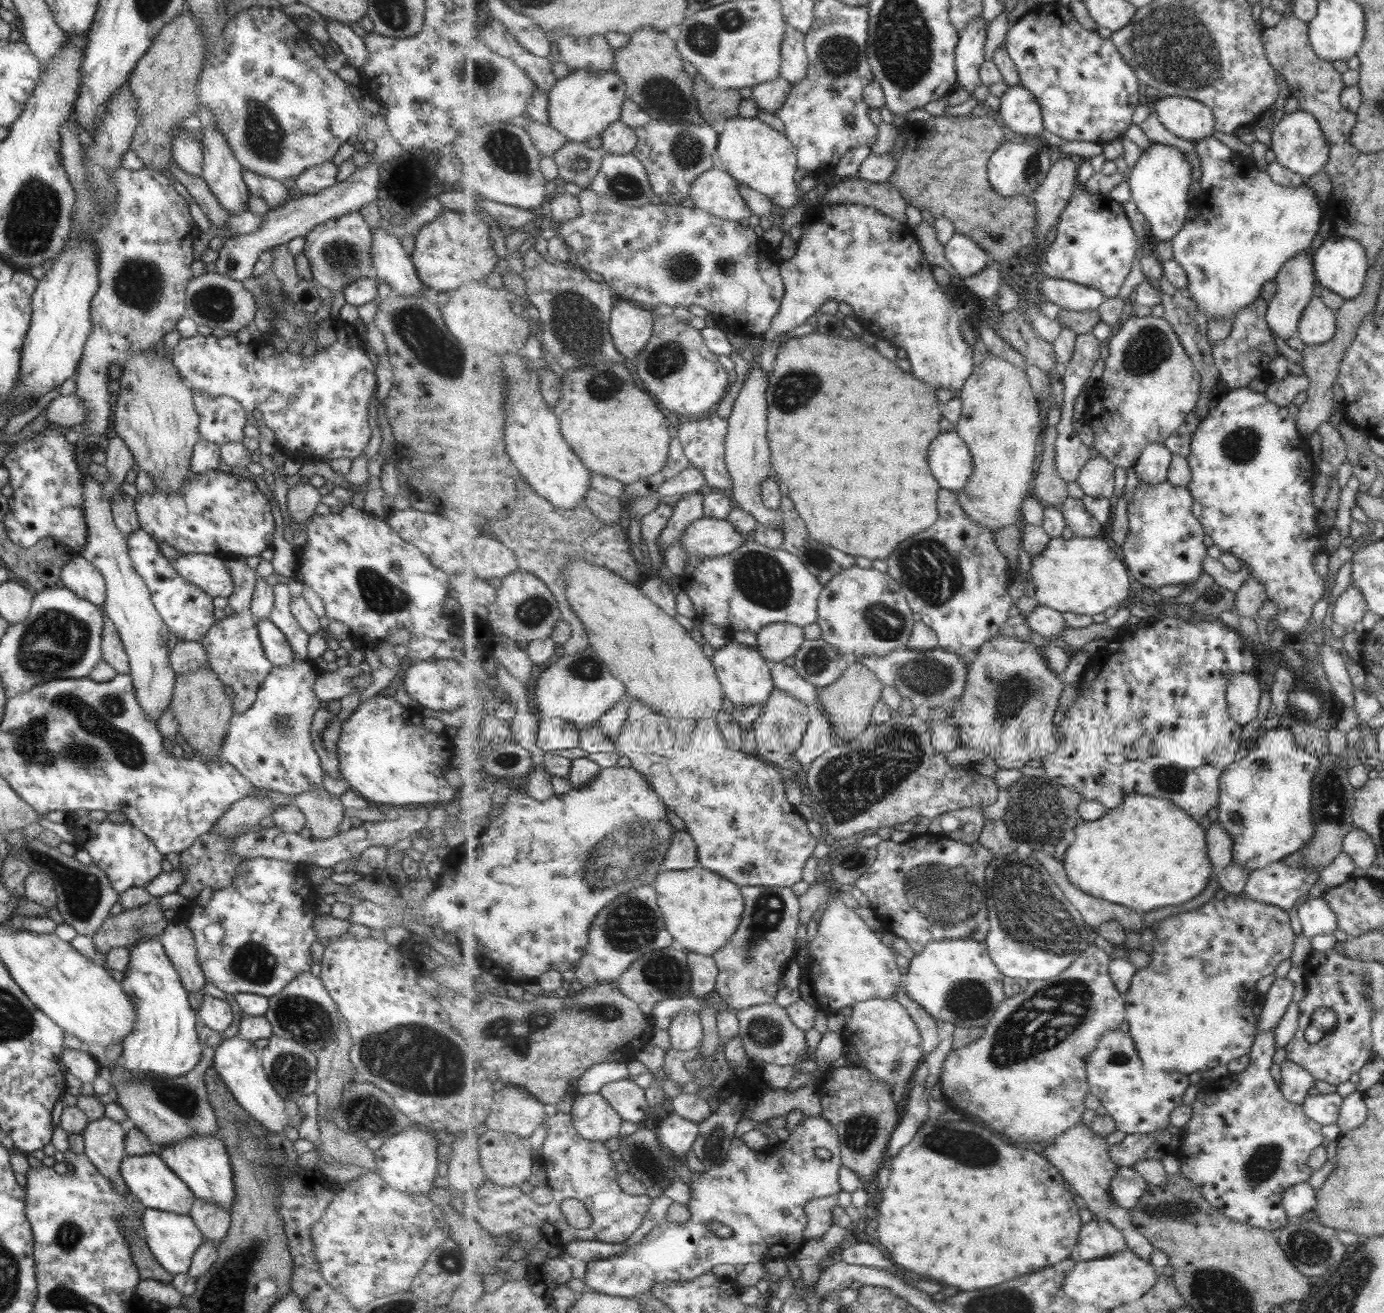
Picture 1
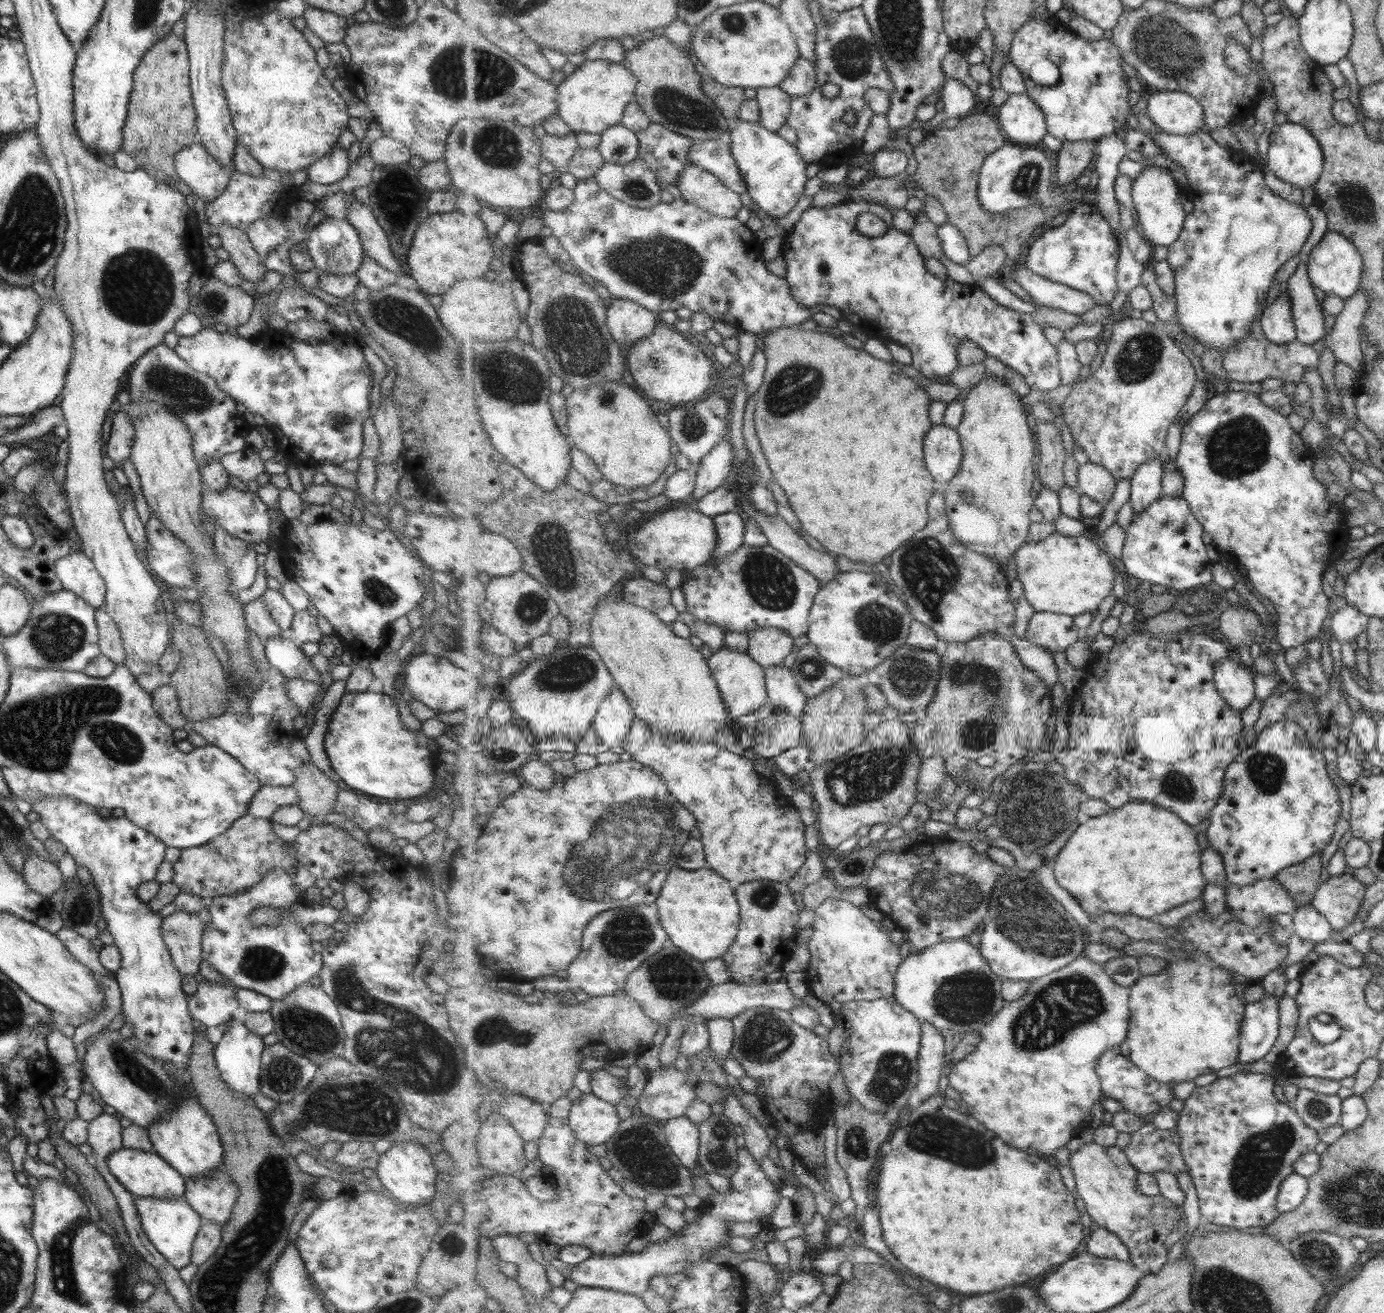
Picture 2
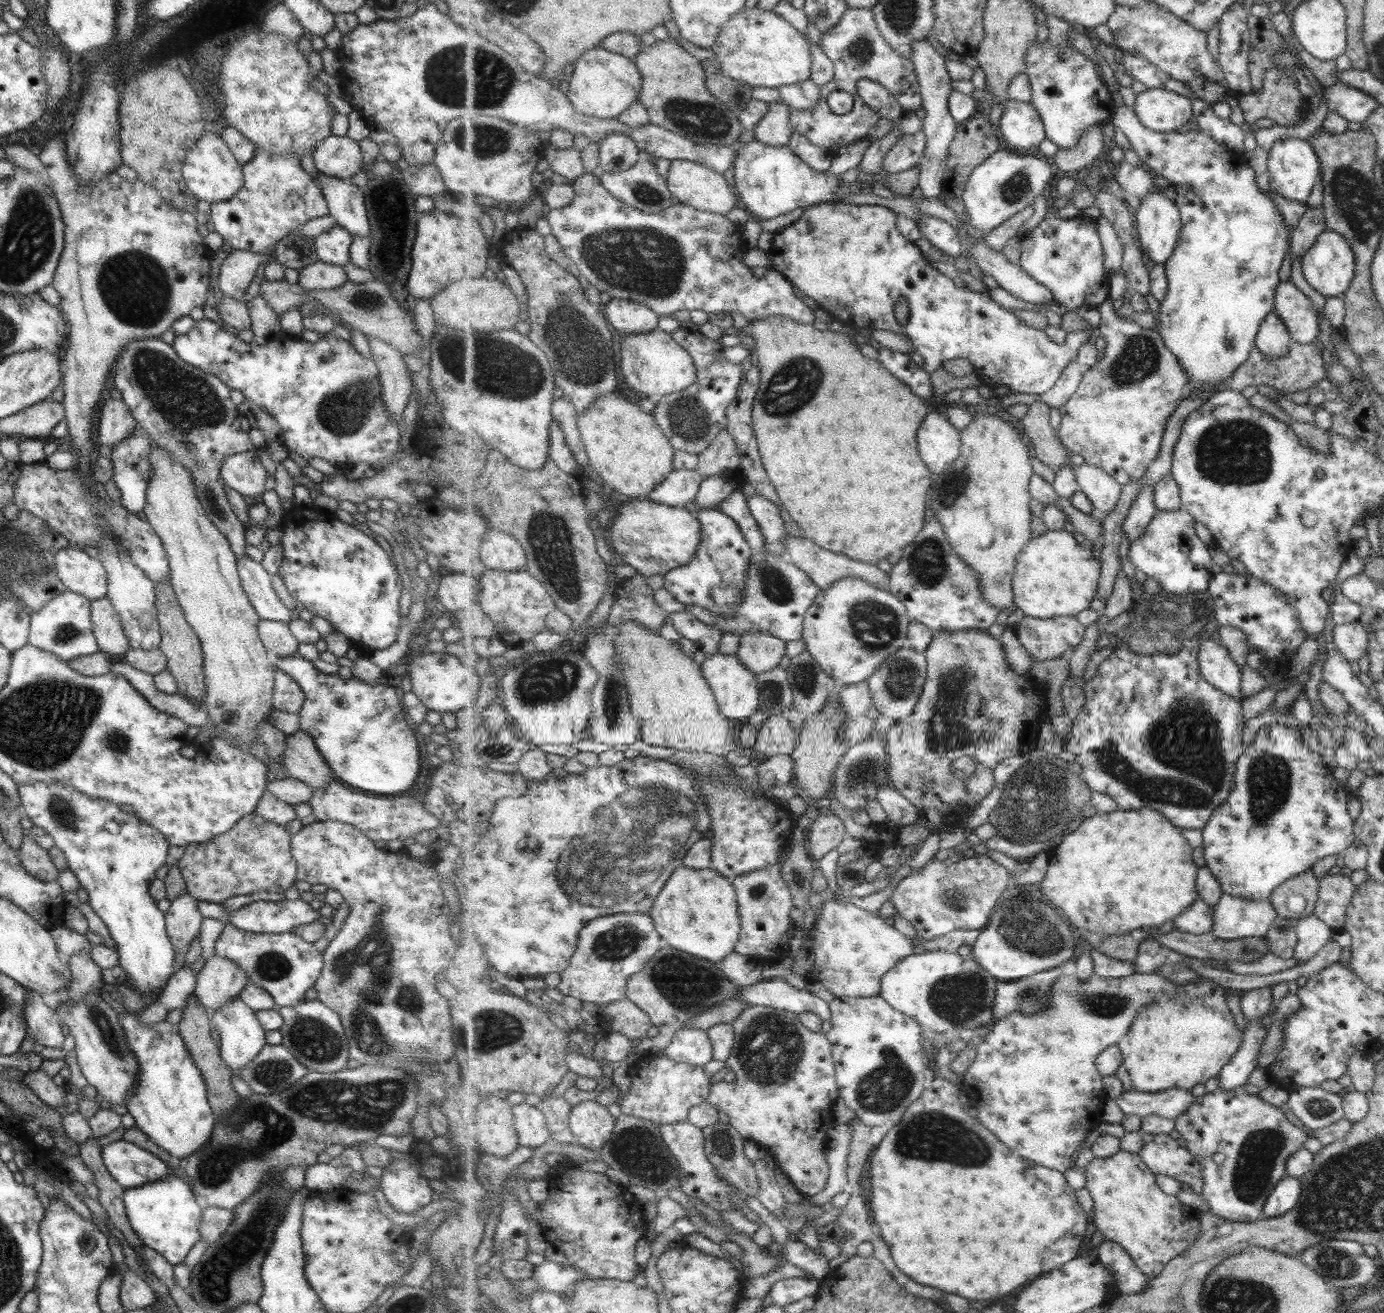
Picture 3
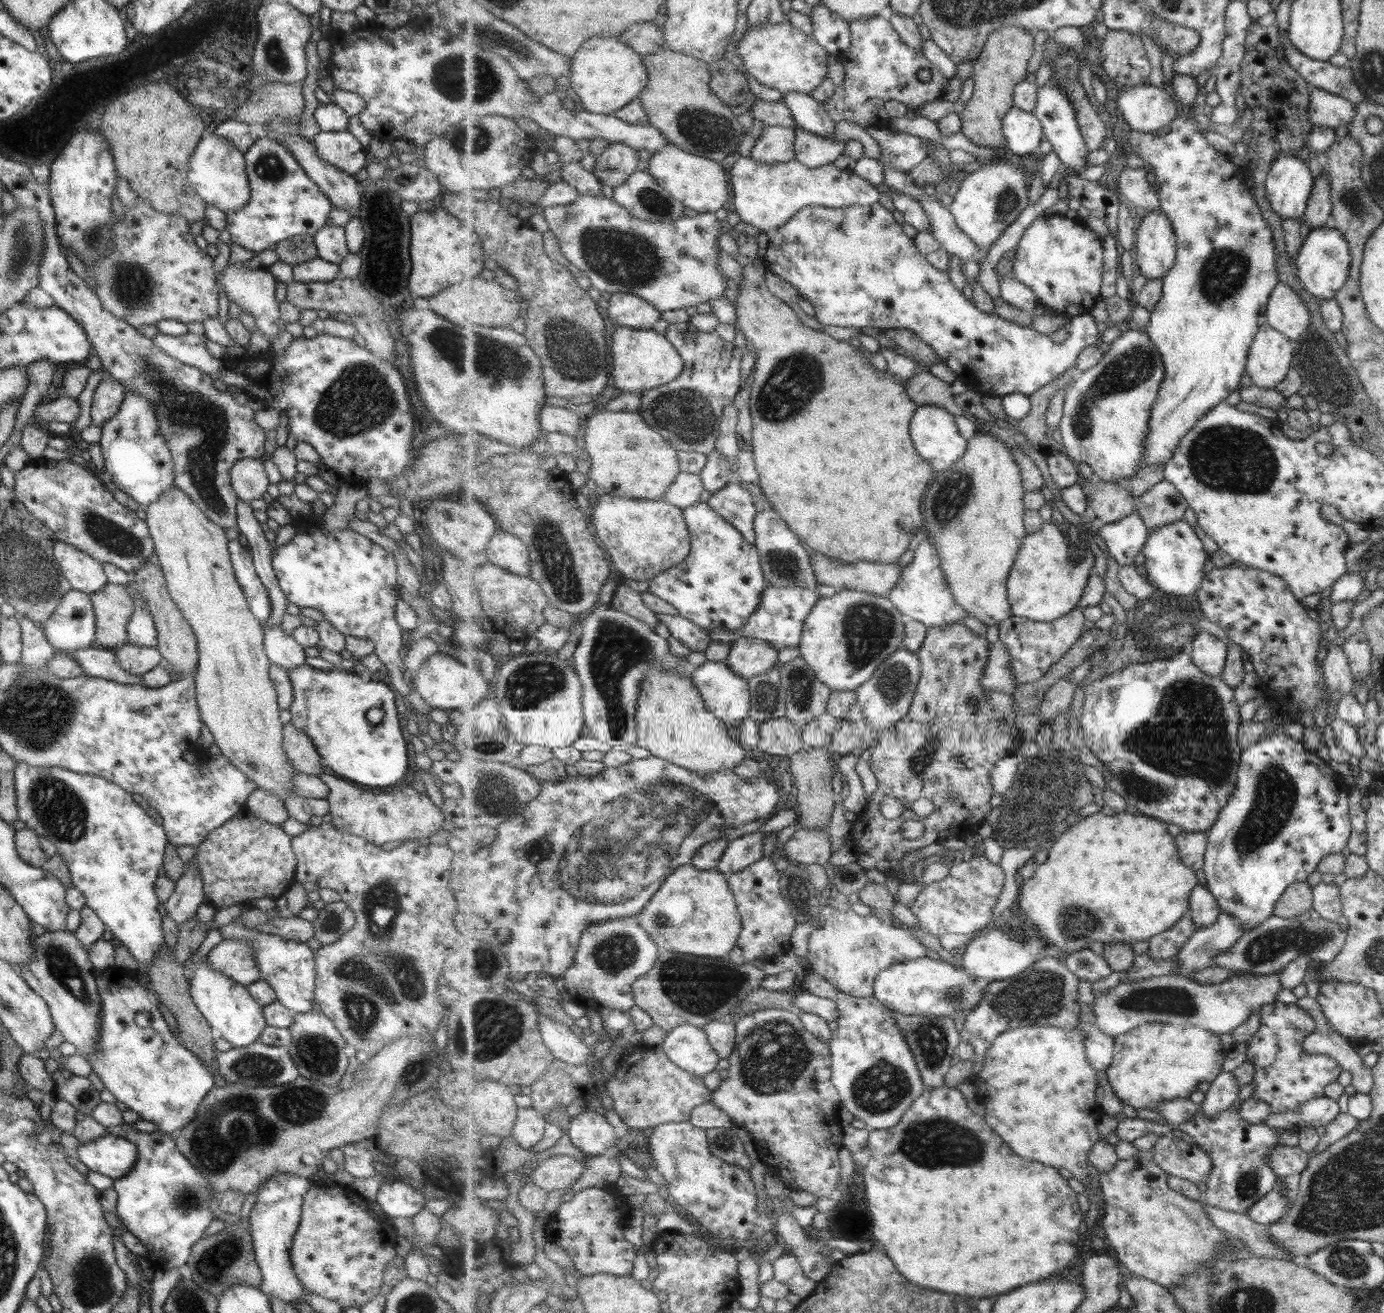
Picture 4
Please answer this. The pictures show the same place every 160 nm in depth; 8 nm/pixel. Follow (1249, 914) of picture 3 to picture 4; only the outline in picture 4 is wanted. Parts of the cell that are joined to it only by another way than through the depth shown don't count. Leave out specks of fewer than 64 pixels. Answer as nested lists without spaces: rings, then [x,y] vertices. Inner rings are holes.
[[[1222,912],[1211,926],[1195,931],[1178,952],[1178,974],[1191,978],[1192,974],[1214,966],[1214,958],[1229,950],[1246,932],[1238,920]]]

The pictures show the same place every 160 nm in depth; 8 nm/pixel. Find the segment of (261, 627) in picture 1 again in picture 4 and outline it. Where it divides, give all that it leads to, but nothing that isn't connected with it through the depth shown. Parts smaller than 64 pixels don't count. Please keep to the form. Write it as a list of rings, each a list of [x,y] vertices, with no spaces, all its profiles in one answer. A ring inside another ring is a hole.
[[[304,664],[287,671],[287,674],[292,687],[292,701],[288,708],[290,723],[310,738],[325,768],[331,769],[341,779],[380,790],[389,789],[402,778],[407,770],[407,748],[397,721],[394,691],[389,686],[382,682],[362,682],[353,672],[338,666],[323,671]],[[375,707],[383,710],[383,717],[377,724],[372,724],[365,719],[365,712]]]

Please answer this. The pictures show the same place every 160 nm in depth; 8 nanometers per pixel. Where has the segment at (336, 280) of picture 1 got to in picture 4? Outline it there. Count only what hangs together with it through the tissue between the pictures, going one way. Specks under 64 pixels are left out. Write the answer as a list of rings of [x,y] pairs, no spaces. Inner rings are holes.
[[[324,225],[312,235],[317,257],[325,262],[338,265],[348,253],[342,227]]]

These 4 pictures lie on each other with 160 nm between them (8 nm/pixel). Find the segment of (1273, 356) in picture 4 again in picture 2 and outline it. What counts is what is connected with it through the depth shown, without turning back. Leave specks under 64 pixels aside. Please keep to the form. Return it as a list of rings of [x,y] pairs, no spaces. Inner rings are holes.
[[[1286,291],[1280,292],[1272,303],[1261,312],[1258,320],[1265,339],[1275,344],[1285,344],[1295,338],[1290,298]]]

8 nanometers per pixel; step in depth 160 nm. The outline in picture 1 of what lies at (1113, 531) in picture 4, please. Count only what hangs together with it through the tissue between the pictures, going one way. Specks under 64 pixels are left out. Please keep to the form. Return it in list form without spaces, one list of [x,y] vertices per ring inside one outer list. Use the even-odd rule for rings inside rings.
[[[1154,442],[1147,446],[1136,463],[1136,473],[1140,482],[1156,486],[1168,480],[1173,455],[1163,442]]]

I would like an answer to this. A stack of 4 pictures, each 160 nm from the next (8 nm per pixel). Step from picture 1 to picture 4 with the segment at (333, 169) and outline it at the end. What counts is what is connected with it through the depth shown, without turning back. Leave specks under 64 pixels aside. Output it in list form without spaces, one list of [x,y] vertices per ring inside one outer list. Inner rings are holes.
[[[319,132],[313,136],[314,149],[318,157],[345,174],[361,175],[367,151],[349,132]]]

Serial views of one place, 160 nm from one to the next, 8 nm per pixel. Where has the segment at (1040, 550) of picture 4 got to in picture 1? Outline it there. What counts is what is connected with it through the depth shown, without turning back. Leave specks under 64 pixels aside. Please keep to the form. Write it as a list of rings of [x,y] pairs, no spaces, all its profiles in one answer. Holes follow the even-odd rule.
[[[1077,535],[1071,540],[1052,538],[1045,552],[1032,558],[1030,574],[1038,603],[1061,613],[1104,614],[1107,608],[1119,606],[1128,600],[1131,593],[1131,574],[1127,564],[1117,558],[1113,548],[1098,538],[1083,538]]]

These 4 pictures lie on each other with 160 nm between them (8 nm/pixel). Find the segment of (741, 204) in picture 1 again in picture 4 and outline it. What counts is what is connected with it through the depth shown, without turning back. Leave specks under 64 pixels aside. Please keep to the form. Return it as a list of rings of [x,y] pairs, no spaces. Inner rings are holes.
[[[671,143],[664,149],[652,154],[652,157],[643,164],[656,179],[676,200],[685,207],[699,213],[717,212],[729,202],[730,179],[723,170],[721,163],[715,158],[703,158],[703,155],[691,154],[683,147]]]

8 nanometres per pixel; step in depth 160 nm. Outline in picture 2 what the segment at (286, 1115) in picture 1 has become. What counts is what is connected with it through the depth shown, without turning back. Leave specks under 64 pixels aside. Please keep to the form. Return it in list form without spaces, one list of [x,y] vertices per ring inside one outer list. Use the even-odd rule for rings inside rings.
[[[239,1014],[229,1020],[227,1030],[213,1048],[213,1056],[222,1082],[225,1082],[231,1090],[235,1090],[235,1093],[251,1097],[259,1093],[260,1056],[264,1045],[261,1037],[249,1032],[241,1022]]]

